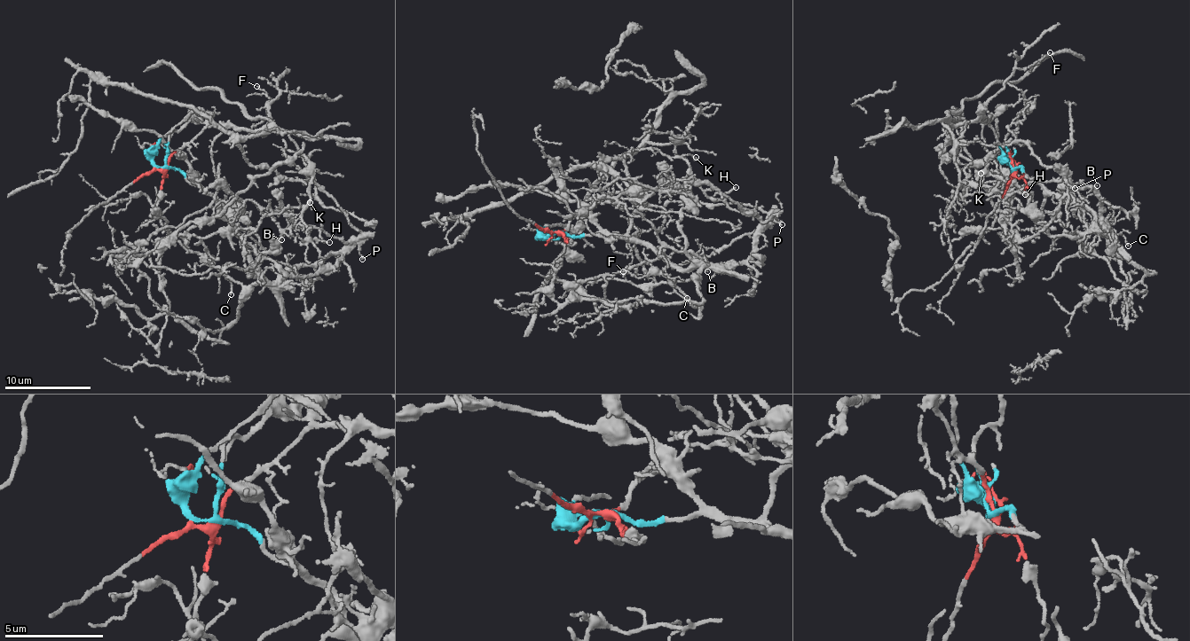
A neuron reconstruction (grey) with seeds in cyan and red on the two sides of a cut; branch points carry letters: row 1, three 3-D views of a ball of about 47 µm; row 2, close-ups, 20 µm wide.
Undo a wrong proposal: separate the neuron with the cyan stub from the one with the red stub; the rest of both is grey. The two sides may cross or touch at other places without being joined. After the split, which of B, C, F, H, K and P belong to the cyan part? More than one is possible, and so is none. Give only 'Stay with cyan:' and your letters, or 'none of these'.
Stay with cyan: B, C, H, K, P

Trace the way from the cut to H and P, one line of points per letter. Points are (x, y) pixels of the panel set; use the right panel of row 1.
H: (1013, 170), (1019, 167), (1092, 213), (1103, 227), (1103, 201), (1091, 188), (1053, 178), (1036, 182), (1025, 194)
P: (1013, 170), (1019, 167), (1092, 213), (1100, 230), (1103, 201), (1066, 176), (1075, 189)

